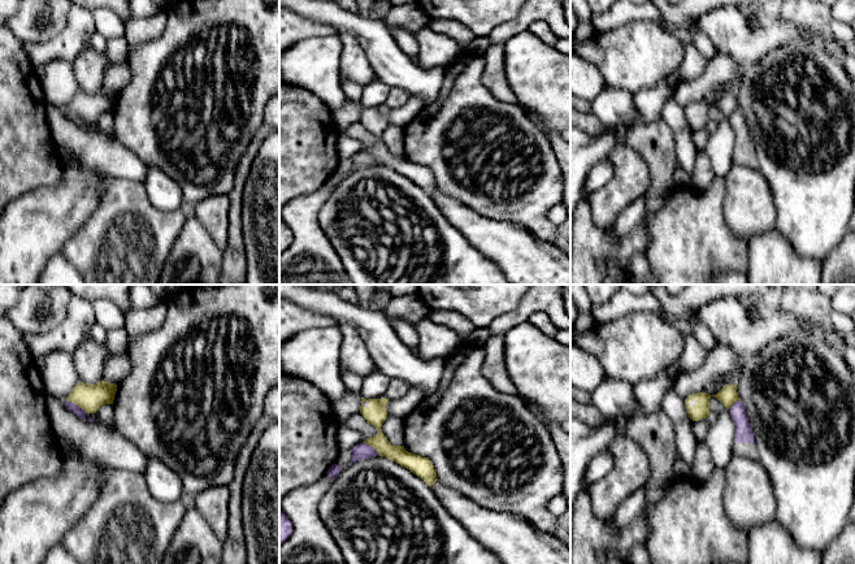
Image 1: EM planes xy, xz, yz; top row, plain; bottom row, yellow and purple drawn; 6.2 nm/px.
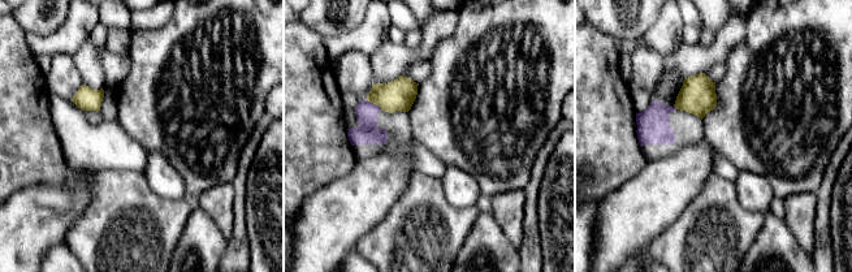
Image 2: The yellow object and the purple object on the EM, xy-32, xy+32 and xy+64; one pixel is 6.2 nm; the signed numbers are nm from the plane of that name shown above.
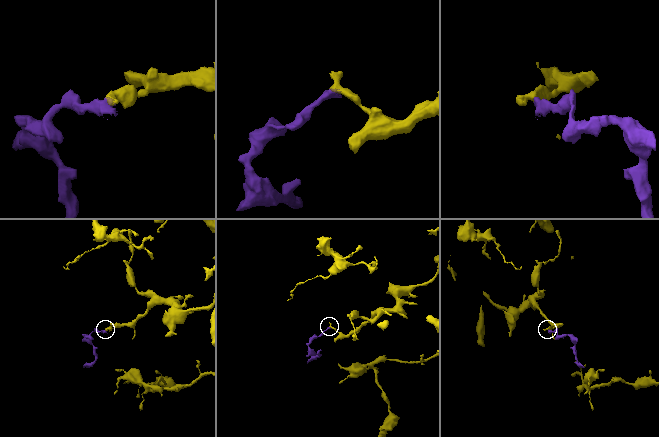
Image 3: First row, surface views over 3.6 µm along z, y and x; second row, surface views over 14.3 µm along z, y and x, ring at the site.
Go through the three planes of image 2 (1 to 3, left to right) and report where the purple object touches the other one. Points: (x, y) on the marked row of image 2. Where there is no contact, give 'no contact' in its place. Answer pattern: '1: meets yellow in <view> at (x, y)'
1: no contact
2: meets yellow in xy+32 at (373, 103)
3: meets yellow in xy+64 at (675, 107)

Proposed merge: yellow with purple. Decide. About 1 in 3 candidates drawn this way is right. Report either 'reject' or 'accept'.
reject

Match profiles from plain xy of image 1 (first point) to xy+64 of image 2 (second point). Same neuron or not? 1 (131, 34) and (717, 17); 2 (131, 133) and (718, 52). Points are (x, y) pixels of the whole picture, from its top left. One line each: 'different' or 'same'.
1: different
2: different

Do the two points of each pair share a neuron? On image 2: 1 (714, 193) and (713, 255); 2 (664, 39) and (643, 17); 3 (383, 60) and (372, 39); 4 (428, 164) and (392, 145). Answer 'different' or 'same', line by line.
1: same
2: different
3: different
4: same

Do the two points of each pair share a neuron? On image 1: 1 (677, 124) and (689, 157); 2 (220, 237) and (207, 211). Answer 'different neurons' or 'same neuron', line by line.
1: same neuron
2: same neuron

